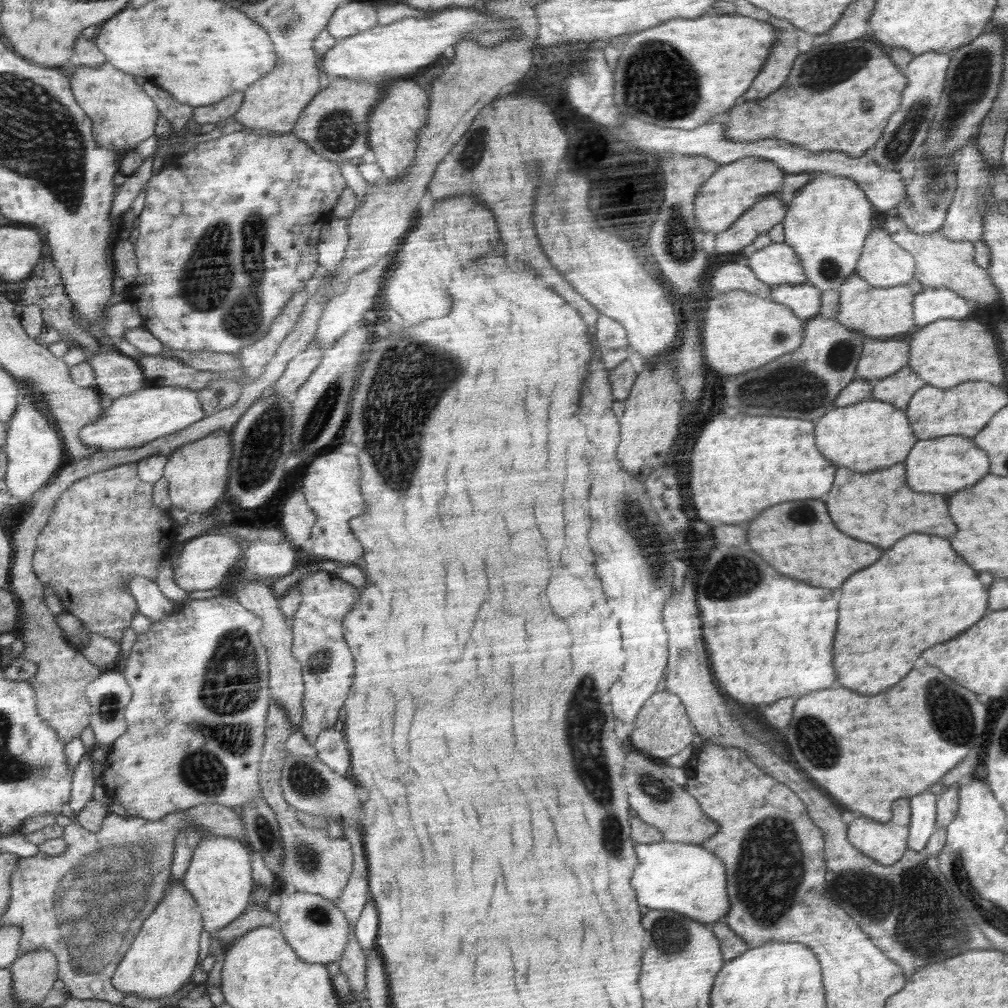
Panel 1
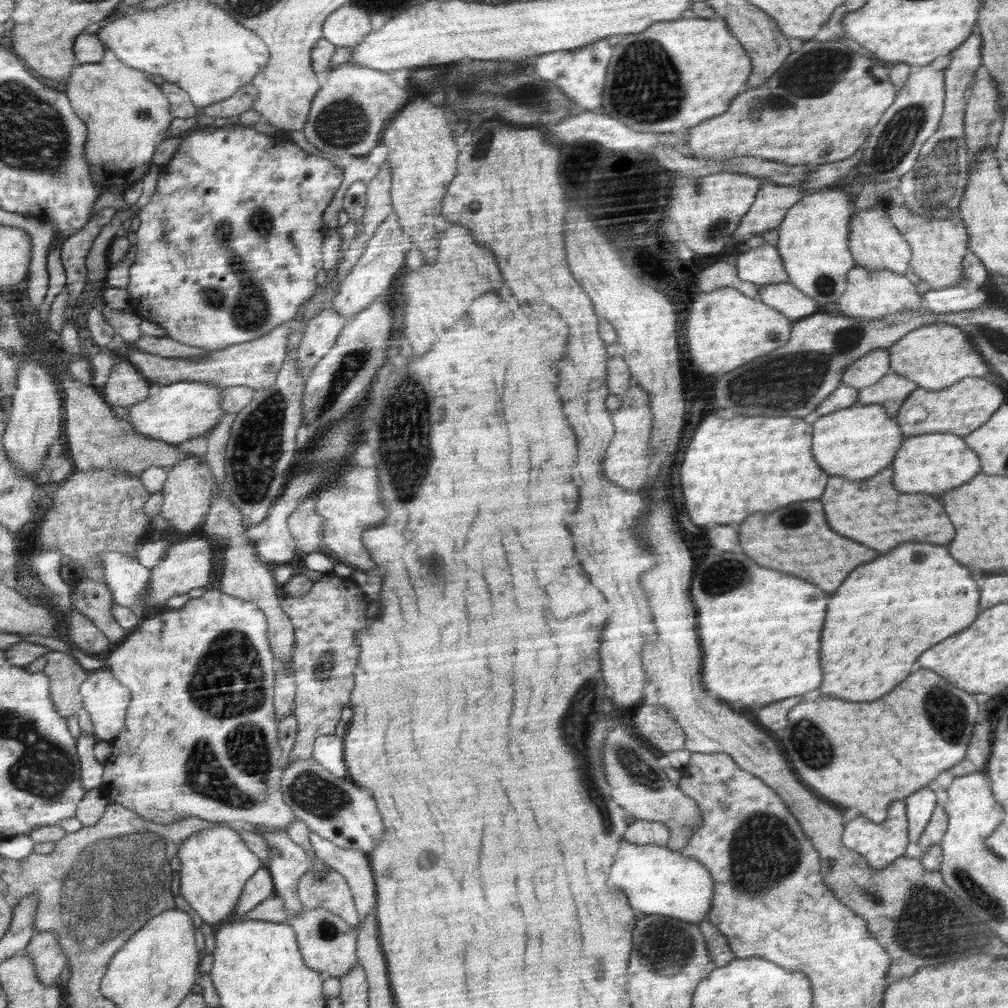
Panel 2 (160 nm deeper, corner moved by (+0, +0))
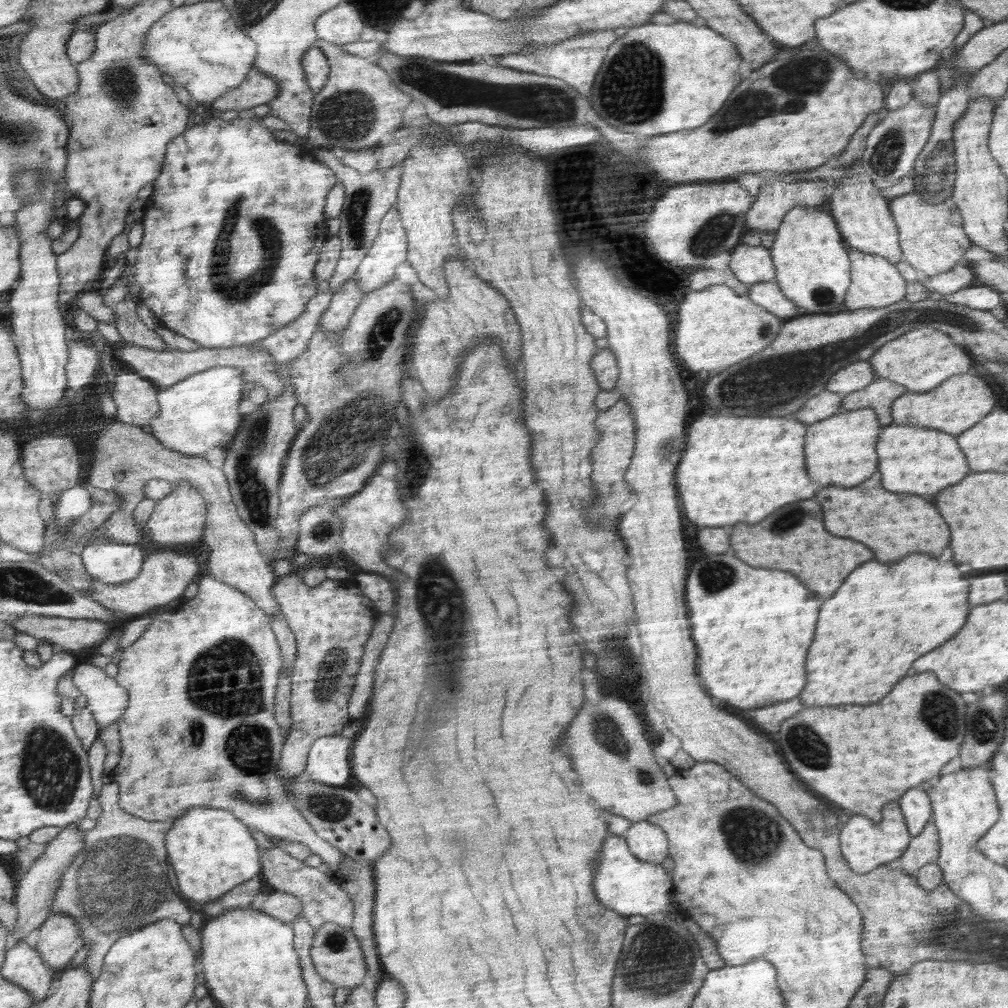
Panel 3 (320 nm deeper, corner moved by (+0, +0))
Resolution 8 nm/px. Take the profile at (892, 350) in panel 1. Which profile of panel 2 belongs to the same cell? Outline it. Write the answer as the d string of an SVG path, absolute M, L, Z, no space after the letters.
M877 348L852 364L843 374L840 384L863 389L886 377L891 370L891 354L888 348Z

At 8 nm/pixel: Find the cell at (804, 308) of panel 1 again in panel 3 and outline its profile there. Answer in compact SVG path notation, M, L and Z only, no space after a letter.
M774 280L750 285L747 297L752 300L752 303L780 318L788 318L790 320L801 315L798 305L784 297L780 287Z

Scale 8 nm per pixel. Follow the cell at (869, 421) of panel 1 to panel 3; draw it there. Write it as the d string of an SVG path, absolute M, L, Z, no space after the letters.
M862 408L860 410L841 412L811 425L812 430L807 430L808 474L812 474L814 482L818 482L820 486L846 486L846 488L852 488L852 486L868 480L876 472L878 455L874 450L883 426L879 422L879 417L875 410Z

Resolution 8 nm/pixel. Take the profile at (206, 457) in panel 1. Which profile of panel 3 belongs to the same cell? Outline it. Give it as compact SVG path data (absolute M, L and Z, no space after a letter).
M181 480L179 484L173 485L173 491L154 504L153 513L144 523L145 534L149 544L160 544L166 548L174 549L176 546L186 546L193 549L204 530L204 522L207 522L207 506L205 499L189 482Z

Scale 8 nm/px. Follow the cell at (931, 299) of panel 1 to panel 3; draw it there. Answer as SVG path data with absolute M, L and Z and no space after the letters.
M972 285L952 295L944 295L940 298L944 299L944 302L962 304L972 309L986 311L1001 305L1006 299L999 290L984 285Z

